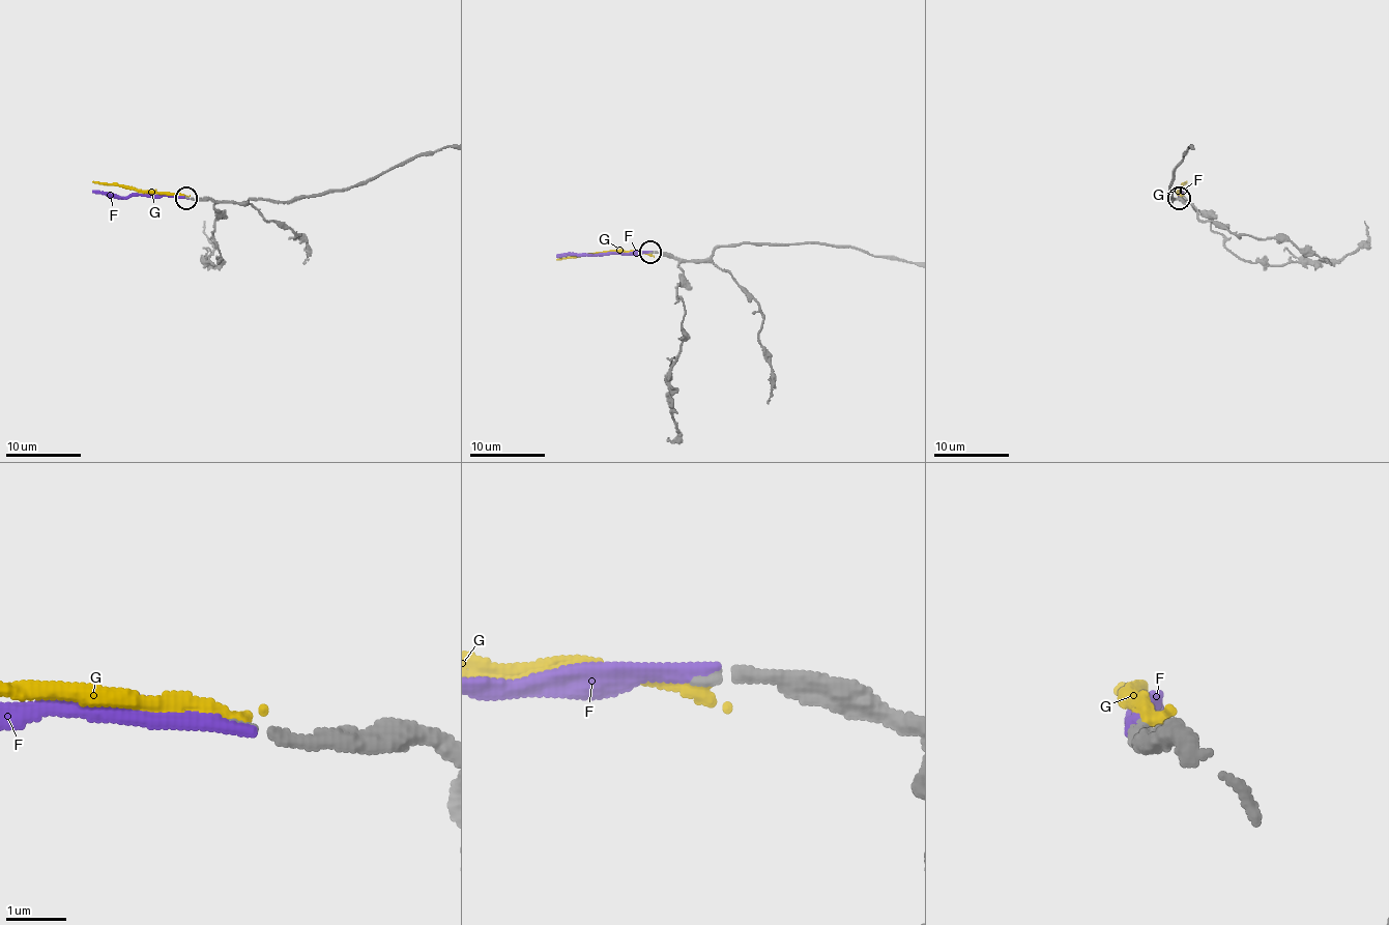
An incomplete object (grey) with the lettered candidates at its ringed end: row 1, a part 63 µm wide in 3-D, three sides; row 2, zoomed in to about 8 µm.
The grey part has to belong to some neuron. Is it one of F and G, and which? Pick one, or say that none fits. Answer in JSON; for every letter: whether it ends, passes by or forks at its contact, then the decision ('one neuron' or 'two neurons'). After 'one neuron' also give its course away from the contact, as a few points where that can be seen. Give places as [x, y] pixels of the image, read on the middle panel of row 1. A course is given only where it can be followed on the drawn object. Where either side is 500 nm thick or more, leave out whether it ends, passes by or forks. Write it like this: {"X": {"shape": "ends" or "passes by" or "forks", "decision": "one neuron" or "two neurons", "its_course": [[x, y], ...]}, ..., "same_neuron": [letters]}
{"F": {"shape": "ends", "decision": "one neuron", "its_course": [[650, 252], [560, 254], [556, 257]]}, "G": {"shape": "ends", "decision": "two neurons"}, "same_neuron": ["F"]}

